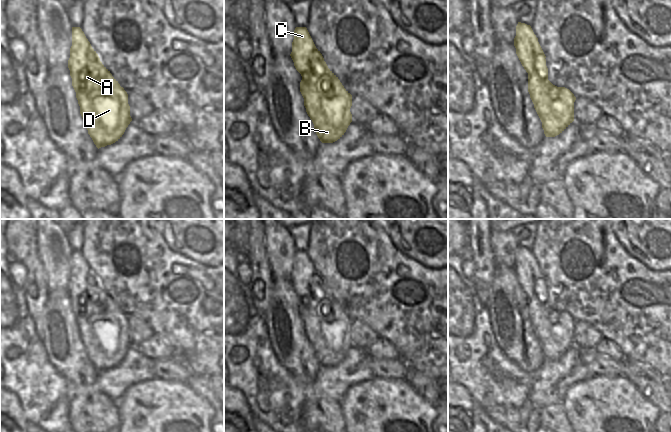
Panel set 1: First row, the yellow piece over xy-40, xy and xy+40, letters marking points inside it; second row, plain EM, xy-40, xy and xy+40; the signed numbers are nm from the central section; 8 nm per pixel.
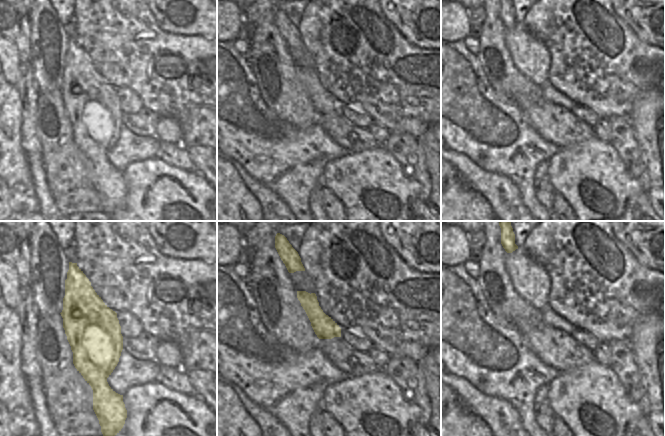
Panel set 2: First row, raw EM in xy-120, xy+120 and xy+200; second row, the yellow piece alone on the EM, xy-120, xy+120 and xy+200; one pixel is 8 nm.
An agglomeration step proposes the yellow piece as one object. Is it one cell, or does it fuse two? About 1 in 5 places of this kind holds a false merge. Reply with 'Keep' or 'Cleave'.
Keep.

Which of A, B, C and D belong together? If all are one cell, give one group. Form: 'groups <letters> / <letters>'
groups A B C D

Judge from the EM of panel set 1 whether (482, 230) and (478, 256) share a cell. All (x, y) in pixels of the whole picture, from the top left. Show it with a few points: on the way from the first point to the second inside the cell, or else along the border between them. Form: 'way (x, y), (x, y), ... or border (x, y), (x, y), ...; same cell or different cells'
way (482, 237), (483, 252); same cell

